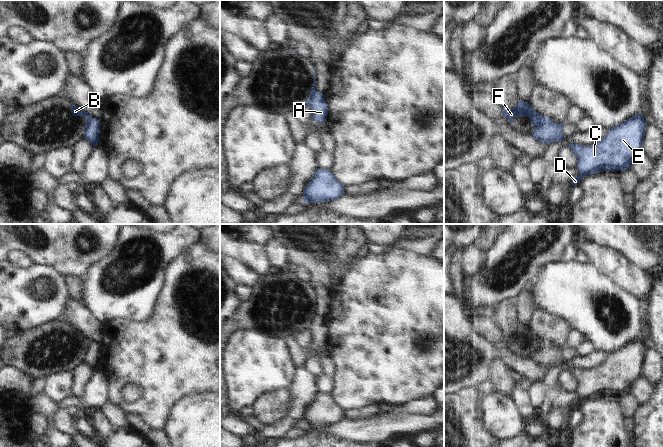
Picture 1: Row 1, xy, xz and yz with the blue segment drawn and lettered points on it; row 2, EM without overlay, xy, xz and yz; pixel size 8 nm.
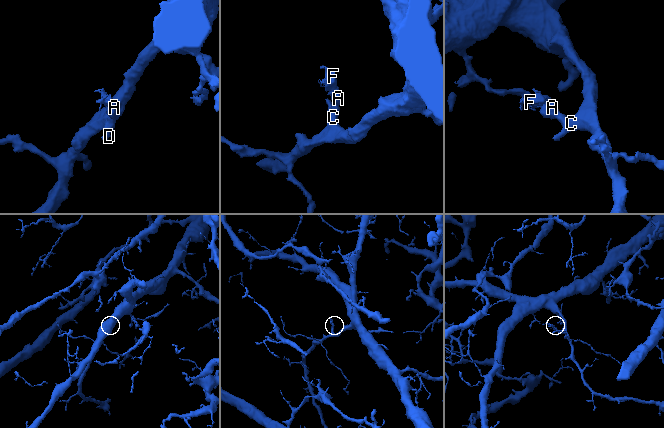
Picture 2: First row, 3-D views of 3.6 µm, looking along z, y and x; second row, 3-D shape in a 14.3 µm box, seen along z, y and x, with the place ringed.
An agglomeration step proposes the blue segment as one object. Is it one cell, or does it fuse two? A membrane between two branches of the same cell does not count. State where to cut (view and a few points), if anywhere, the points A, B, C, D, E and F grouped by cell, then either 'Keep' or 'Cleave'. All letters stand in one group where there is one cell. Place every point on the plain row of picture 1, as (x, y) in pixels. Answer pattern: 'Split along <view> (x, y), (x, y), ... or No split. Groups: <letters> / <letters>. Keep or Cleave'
Split along xz (315, 314), (308, 329). Groups: A C D E / B F. Cleave.

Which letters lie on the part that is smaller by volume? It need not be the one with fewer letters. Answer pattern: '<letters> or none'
B, F

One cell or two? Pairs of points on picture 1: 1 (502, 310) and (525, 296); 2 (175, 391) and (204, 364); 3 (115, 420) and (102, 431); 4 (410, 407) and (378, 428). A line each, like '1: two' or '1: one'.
1: two
2: one
3: two
4: two

